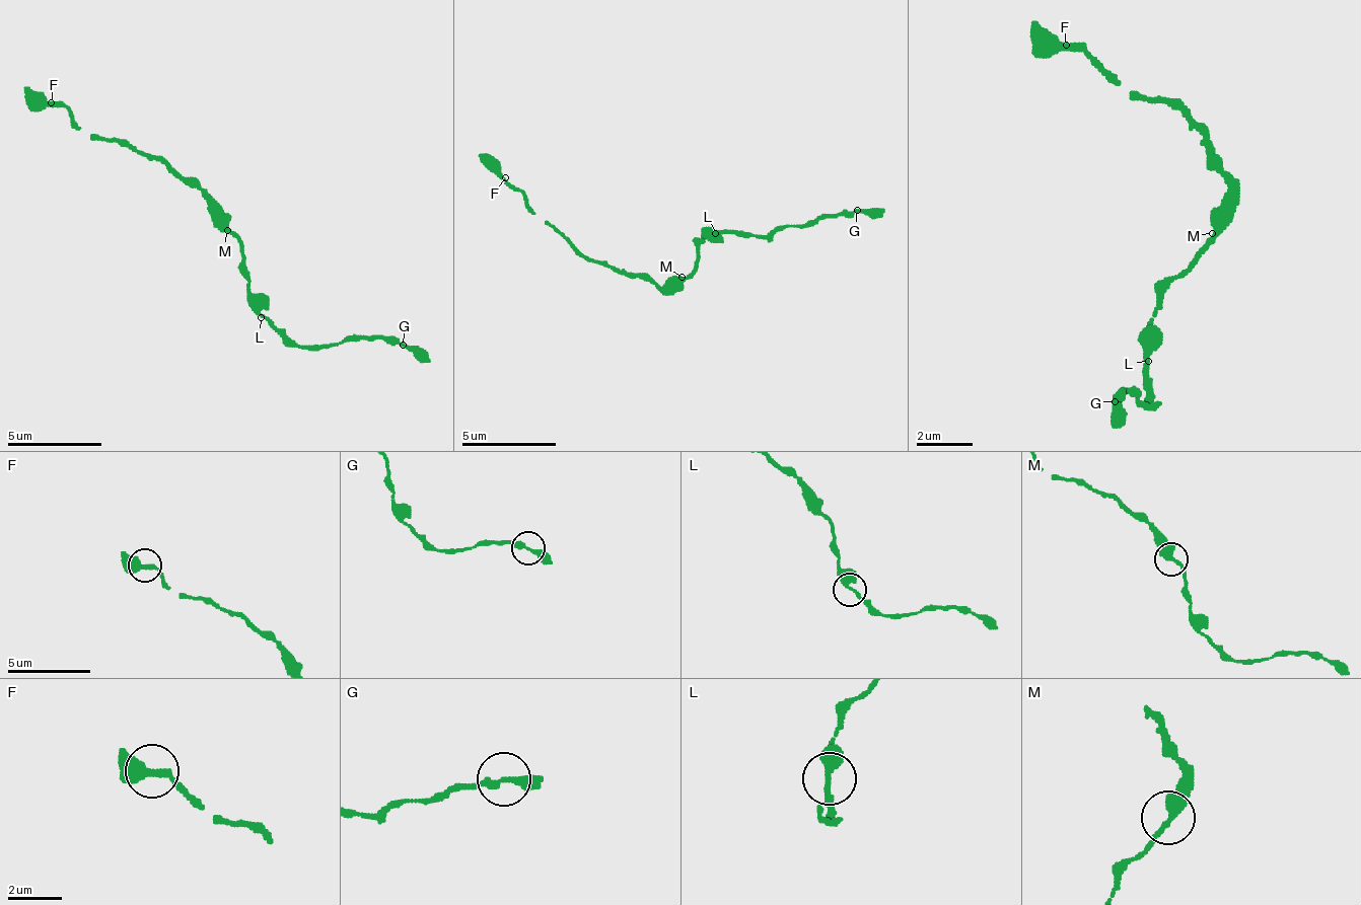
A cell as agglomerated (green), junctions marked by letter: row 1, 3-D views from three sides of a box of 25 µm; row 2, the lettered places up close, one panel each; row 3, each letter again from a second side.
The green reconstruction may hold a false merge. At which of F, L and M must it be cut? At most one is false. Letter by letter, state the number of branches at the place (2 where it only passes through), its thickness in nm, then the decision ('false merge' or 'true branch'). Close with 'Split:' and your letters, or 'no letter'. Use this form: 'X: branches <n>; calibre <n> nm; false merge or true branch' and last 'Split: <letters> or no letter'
F: branches 2; calibre 320 nm; true branch
L: branches 2; calibre 320 nm; true branch
M: branches 2; calibre 360 nm; true branch
Split: no letter

